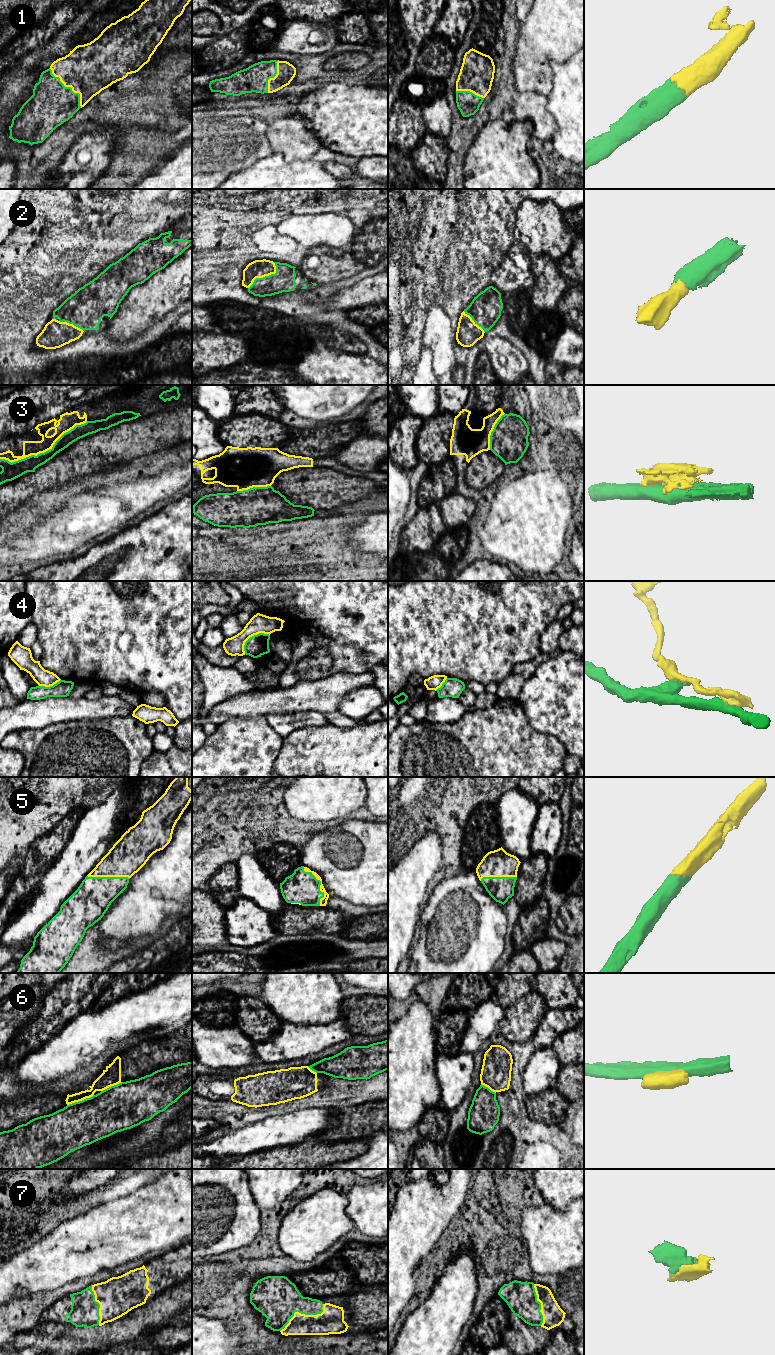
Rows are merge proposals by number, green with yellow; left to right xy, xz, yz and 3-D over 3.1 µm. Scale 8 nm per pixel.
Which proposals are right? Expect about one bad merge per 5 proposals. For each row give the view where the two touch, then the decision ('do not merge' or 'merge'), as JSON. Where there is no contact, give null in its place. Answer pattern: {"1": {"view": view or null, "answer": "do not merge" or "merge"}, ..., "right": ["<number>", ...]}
{"1": {"view": "xy", "answer": "merge"}, "2": {"view": "xz", "answer": "merge"}, "3": {"view": "xy", "answer": "do not merge"}, "4": {"view": "xz", "answer": "do not merge"}, "5": {"view": "xz", "answer": "merge"}, "6": {"view": "xy", "answer": "do not merge"}, "7": {"view": "xz", "answer": "merge"}, "right": ["1", "2", "5", "7"]}

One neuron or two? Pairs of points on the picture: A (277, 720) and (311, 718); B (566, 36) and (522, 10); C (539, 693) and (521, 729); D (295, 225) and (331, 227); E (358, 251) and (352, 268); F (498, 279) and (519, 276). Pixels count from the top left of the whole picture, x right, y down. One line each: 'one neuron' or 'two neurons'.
A: one neuron
B: two neurons
C: two neurons
D: one neuron
E: two neurons
F: one neuron

